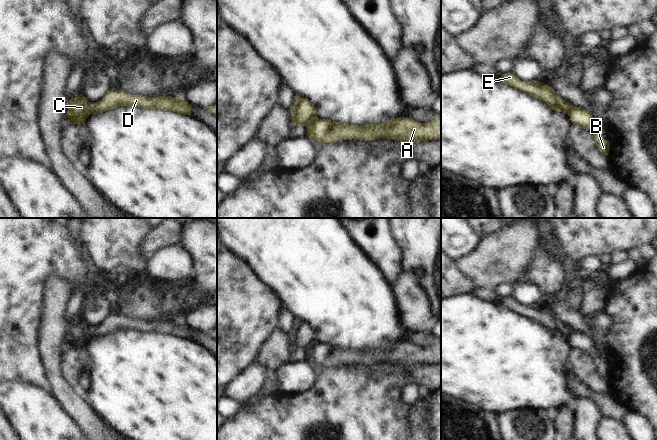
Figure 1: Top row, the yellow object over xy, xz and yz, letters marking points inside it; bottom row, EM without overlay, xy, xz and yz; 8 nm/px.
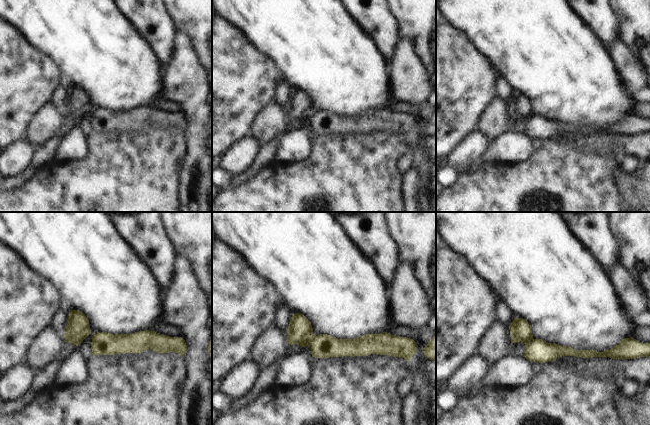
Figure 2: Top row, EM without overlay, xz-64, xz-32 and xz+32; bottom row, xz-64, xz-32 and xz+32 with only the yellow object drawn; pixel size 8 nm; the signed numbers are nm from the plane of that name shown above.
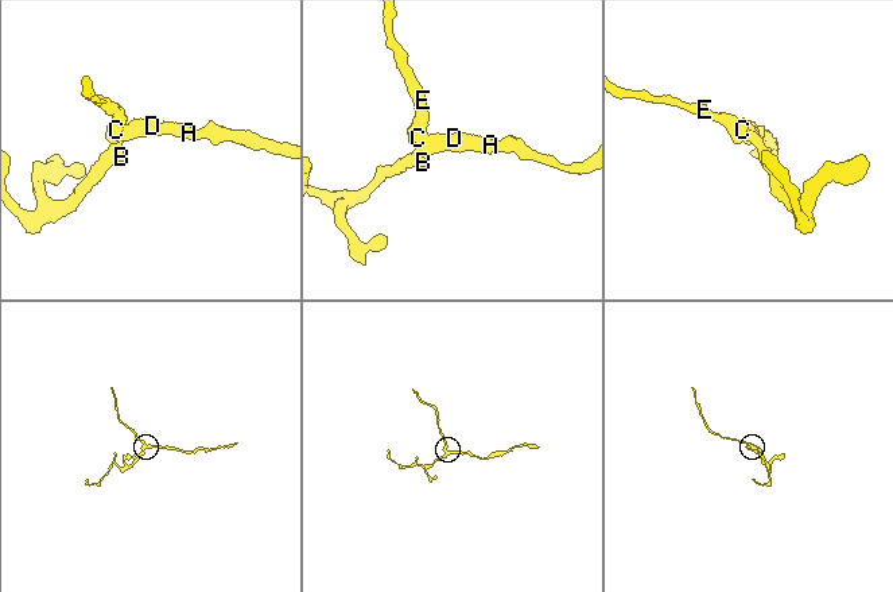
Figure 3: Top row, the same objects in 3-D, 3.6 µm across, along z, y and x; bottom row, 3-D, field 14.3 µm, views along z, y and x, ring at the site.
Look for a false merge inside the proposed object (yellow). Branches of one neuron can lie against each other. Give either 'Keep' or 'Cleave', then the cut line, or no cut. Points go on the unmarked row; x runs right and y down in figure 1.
Cleave. Split along xz (316, 341), (308, 352).

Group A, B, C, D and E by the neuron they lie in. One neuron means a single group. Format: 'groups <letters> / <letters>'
groups A B D / C E

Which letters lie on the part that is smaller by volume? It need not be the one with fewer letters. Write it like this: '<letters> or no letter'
C, E

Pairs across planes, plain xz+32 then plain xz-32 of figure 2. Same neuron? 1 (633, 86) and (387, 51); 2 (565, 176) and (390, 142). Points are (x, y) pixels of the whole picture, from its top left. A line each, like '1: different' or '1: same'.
1: different
2: same

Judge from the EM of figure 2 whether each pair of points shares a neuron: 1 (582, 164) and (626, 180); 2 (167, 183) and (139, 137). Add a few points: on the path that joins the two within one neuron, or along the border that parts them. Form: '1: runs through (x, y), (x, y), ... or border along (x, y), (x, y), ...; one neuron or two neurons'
1: border along (618, 169), (616, 172), (617, 184), (624, 198); two neurons
2: runs through (156, 172), (139, 155), (139, 148); one neuron

